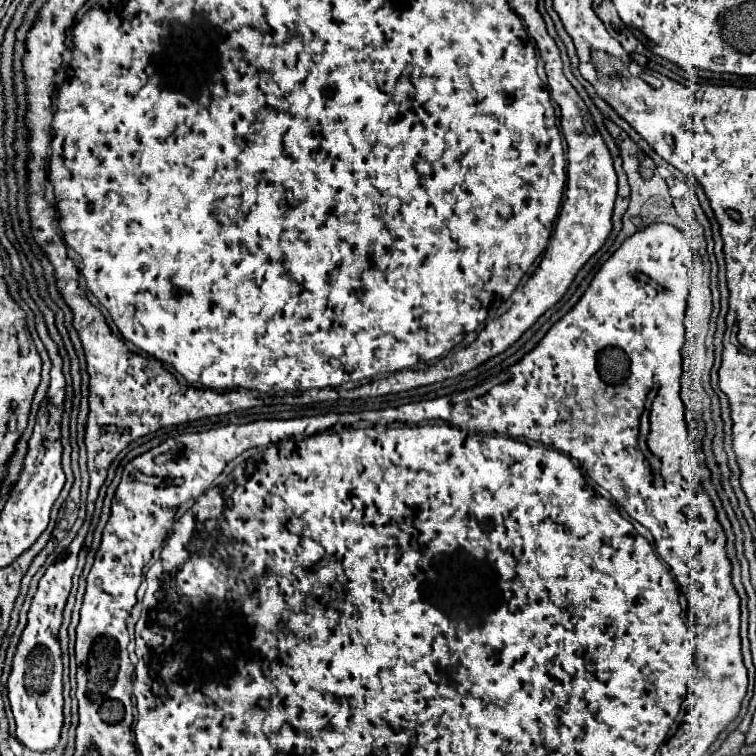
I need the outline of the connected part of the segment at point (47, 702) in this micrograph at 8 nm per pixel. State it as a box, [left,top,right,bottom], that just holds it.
[8,555,78,753]

